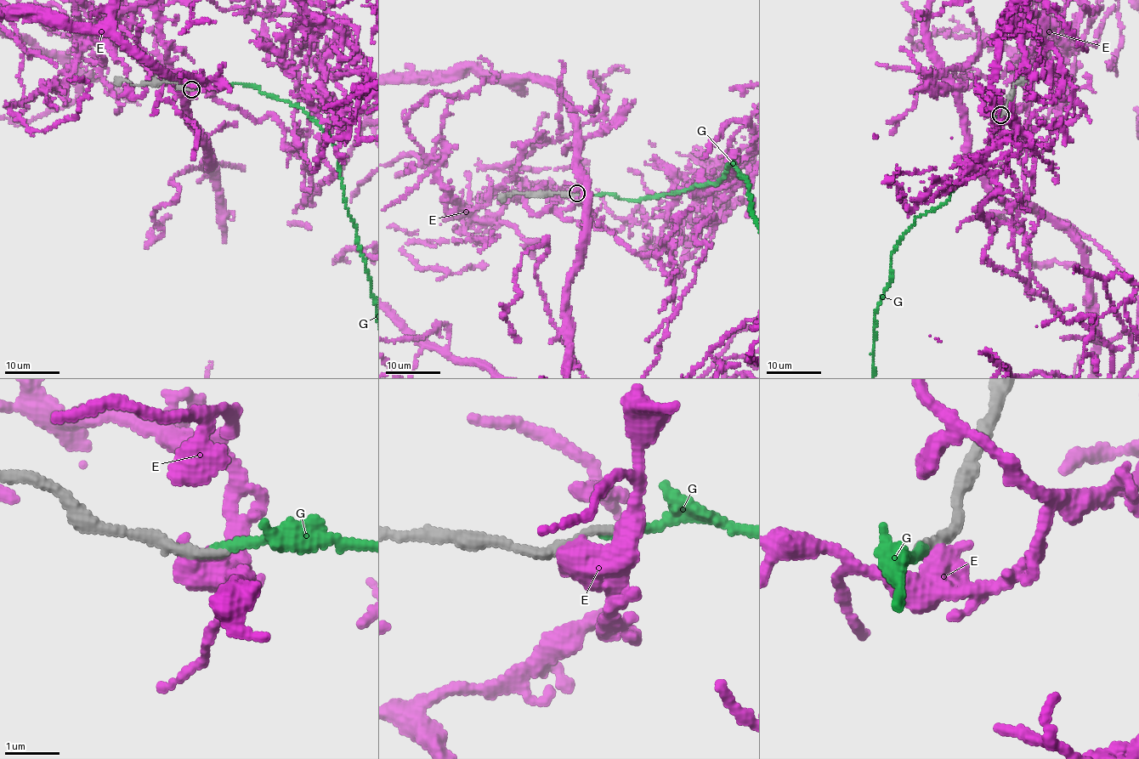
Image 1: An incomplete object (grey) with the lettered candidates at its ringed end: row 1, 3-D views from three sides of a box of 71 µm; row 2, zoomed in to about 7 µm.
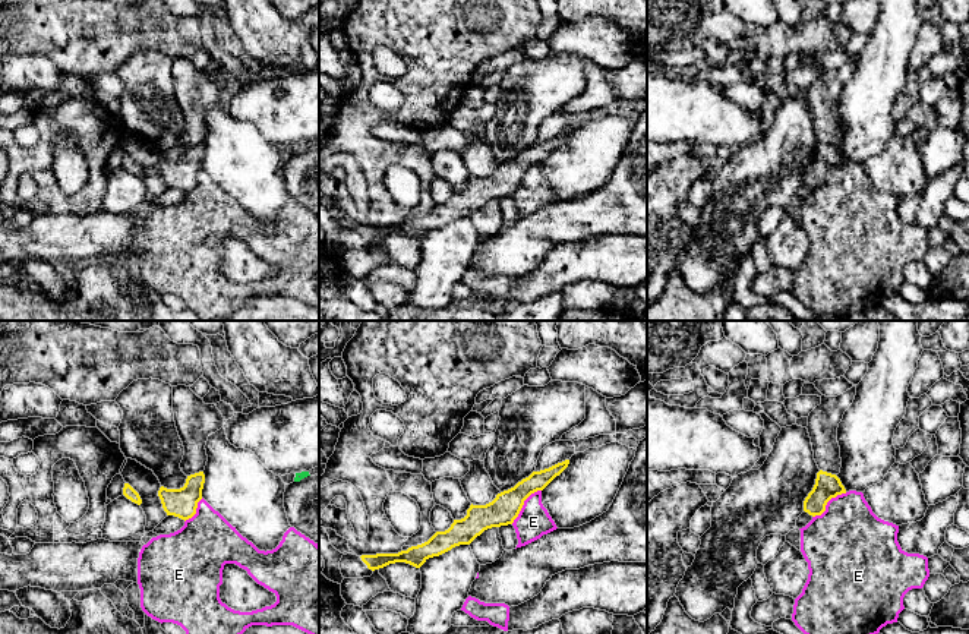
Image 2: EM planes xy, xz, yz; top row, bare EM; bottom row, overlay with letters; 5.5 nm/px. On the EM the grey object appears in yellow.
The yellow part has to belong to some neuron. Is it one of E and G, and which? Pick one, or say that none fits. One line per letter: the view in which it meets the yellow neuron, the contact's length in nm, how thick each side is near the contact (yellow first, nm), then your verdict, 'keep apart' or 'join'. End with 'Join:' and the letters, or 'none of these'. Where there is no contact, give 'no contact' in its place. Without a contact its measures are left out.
E: xz | 260 nm | 160/180 nm | keep apart
G: no contact | join
Join: G

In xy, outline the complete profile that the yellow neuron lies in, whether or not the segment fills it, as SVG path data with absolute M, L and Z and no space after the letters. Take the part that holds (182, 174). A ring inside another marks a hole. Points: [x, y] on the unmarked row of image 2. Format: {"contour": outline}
{"contour": "M203 143L187 148L186 155L180 161L160 160L158 168L167 187L189 192L196 186L198 174L202 171L205 155Z"}

